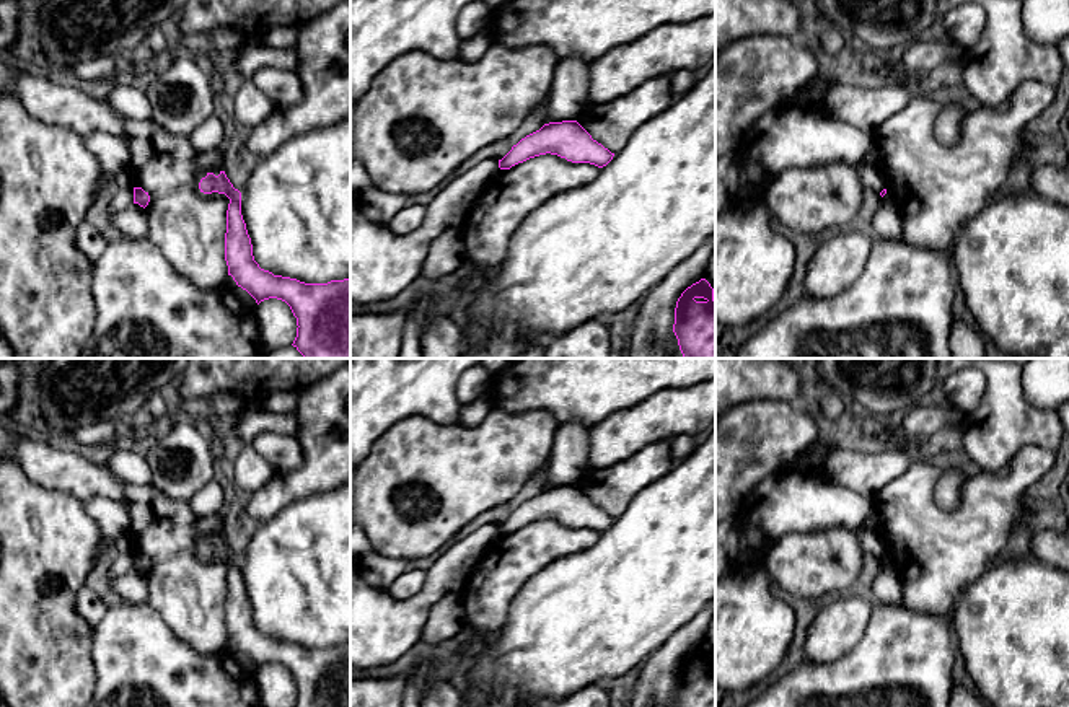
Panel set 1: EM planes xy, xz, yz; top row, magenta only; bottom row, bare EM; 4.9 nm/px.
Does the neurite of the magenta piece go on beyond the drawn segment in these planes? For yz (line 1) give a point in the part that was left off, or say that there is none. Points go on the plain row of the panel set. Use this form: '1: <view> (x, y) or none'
1: none

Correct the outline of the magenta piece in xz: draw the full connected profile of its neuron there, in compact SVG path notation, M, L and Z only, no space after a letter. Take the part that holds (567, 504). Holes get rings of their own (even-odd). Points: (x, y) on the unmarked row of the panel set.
M562 485L544 489L539 495L521 503L499 525L499 533L510 534L518 528L546 518L598 533L606 531L614 521L614 518L593 505L577 485Z

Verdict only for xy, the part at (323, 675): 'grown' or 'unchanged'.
unchanged

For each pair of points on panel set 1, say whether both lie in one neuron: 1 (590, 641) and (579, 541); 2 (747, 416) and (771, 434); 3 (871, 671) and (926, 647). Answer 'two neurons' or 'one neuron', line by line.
1: two neurons
2: one neuron
3: one neuron

